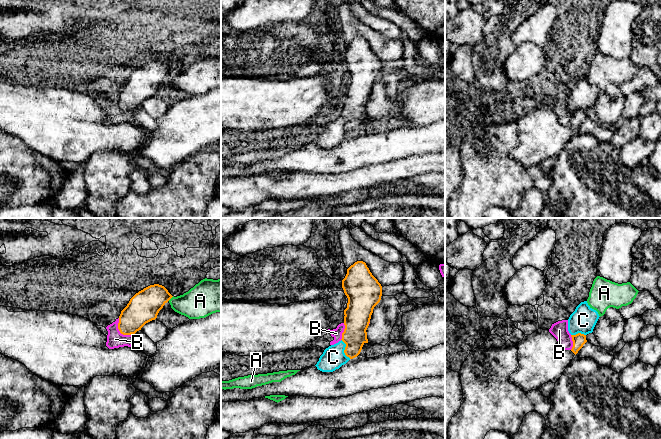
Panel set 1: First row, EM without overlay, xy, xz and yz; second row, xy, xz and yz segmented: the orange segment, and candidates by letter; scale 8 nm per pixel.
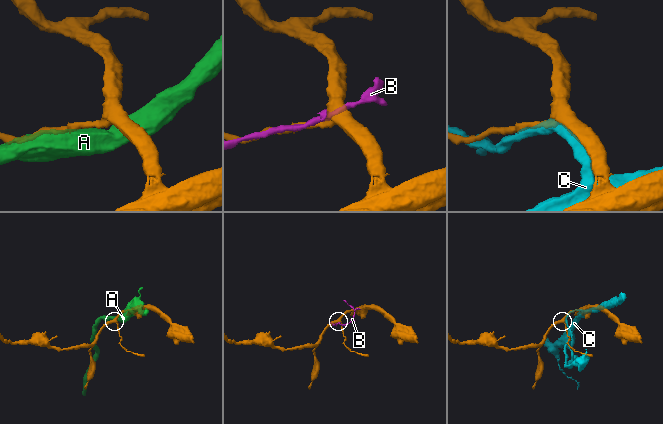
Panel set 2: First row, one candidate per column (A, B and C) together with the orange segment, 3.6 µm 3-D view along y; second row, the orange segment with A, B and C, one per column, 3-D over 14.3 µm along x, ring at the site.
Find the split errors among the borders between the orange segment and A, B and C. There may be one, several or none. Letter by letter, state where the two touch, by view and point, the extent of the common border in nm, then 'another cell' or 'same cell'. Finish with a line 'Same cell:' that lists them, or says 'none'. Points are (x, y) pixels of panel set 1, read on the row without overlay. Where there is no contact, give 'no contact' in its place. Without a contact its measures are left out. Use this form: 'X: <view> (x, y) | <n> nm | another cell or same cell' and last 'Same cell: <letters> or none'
A: xy (170, 74) | 60 nm | another cell
B: xy (120, 108) | 190 nm | another cell
C: xz (345, 125) | 180 nm | another cell
Same cell: none

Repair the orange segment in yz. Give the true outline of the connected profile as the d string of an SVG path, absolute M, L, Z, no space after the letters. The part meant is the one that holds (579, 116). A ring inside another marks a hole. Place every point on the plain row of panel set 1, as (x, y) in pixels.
M578 109L576 111L571 111L573 117L573 123L571 127L576 131L578 127L583 123L587 118L586 111Z

